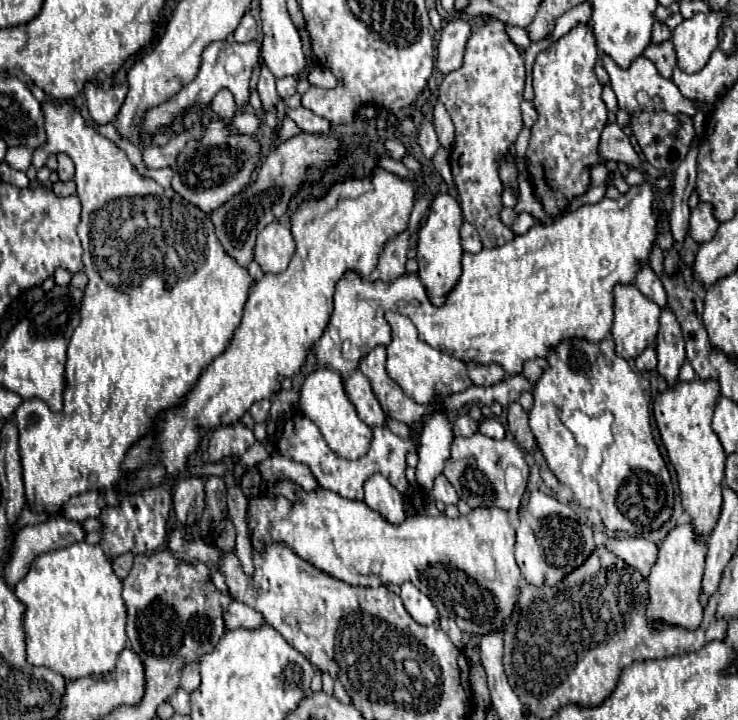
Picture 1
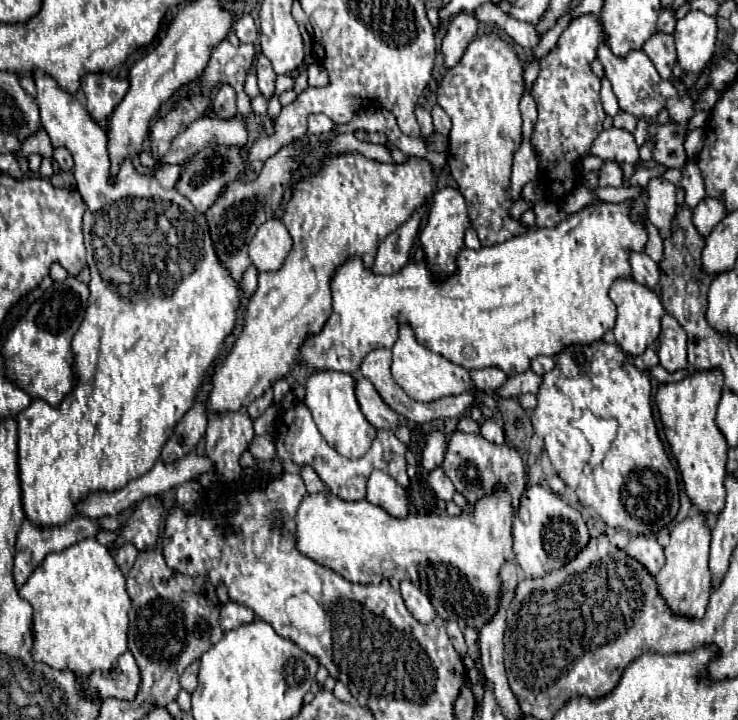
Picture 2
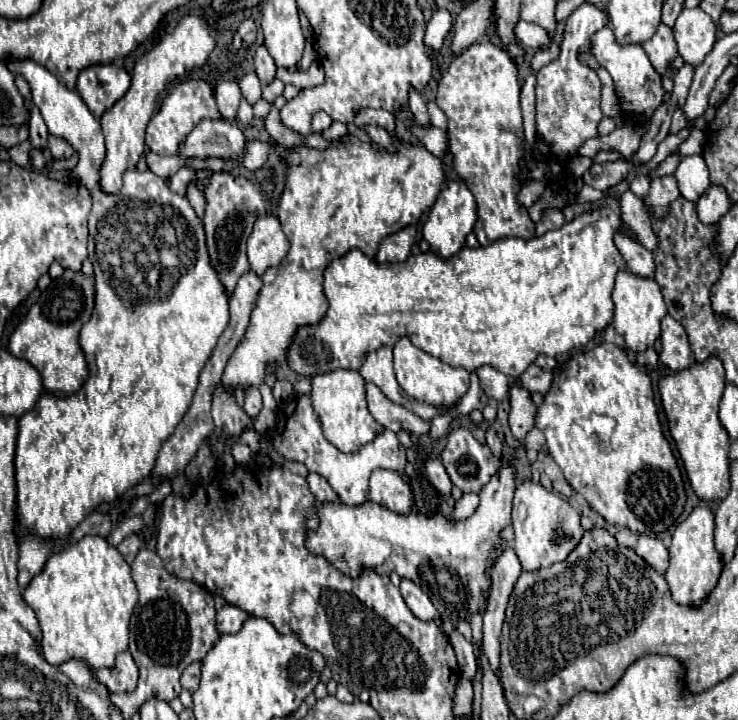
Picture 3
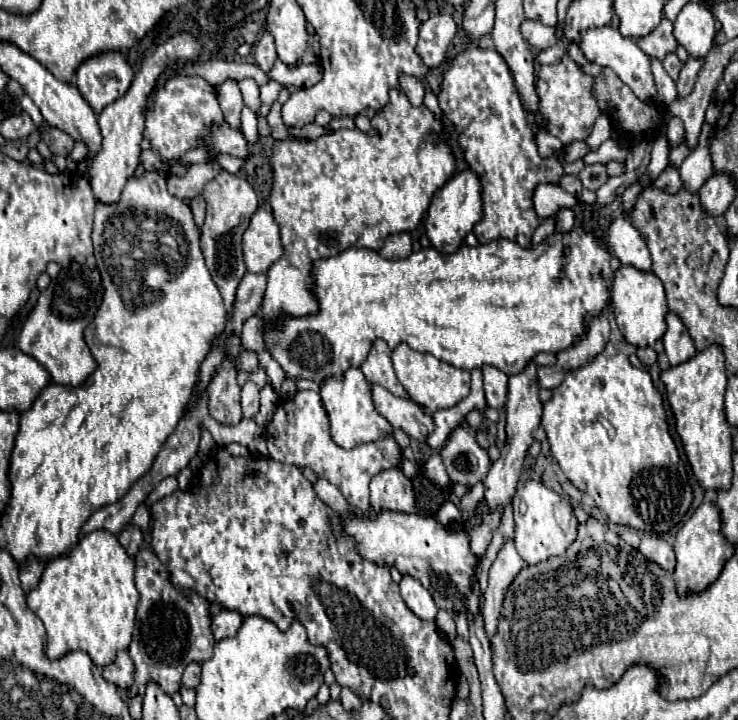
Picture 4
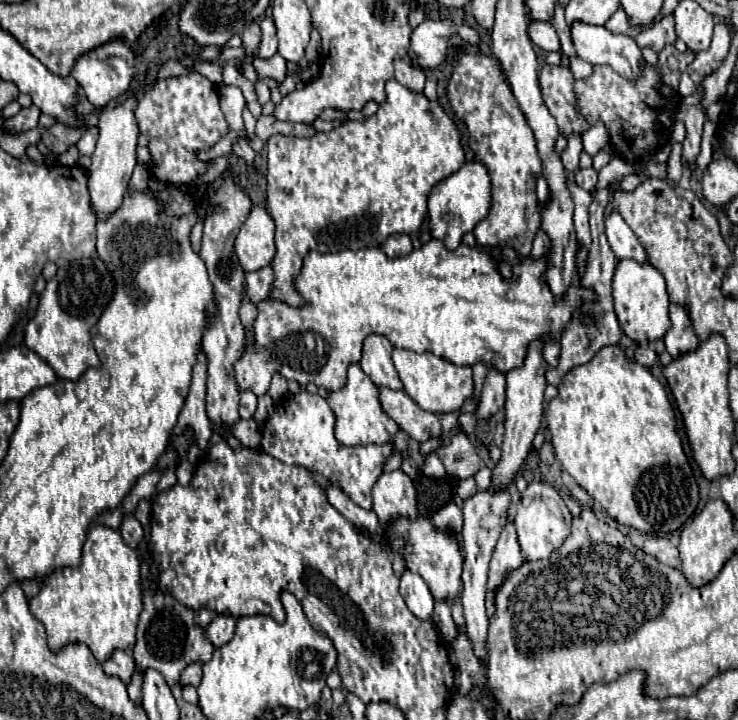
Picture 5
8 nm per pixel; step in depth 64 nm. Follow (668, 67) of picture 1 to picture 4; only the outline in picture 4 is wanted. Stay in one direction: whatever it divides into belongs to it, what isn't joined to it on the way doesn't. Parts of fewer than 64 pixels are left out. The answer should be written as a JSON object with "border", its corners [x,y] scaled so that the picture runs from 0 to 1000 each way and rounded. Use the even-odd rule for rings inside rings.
{"border":[[[897,25],[897,31],[878,50],[870,50],[864,56],[864,64],[878,78],[886,78],[892,83],[897,83],[905,72],[913,72],[919,58],[916,58],[916,53],[911,47],[911,31],[905,25]]]}

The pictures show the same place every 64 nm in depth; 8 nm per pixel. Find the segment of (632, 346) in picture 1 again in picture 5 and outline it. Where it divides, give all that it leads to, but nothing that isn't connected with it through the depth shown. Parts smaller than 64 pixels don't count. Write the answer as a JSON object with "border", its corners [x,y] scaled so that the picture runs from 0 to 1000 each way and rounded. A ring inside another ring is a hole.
{"border":[[[840,361],[832,378],[832,428],[835,439],[840,444],[840,453],[846,464],[864,478],[886,475],[902,464],[902,458],[911,453],[905,444],[905,406],[902,406],[902,389],[900,383],[881,367],[881,364],[862,364],[862,361]]]}

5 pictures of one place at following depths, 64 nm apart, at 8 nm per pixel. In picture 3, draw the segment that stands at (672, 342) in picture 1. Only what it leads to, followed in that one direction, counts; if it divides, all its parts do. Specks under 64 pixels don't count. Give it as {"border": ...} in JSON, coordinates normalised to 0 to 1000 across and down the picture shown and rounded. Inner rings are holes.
{"border":[[[908,436],[900,439],[900,444],[897,444],[897,467],[894,467],[894,472],[897,472],[894,500],[911,517],[927,514],[940,503],[930,458]]]}

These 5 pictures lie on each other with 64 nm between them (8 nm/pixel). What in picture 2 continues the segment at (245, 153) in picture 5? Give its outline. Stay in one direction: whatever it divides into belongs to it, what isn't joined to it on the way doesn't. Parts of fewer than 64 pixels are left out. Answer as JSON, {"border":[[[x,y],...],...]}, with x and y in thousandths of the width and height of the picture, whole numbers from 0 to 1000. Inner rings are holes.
{"border":[[[320,161],[312,167],[298,164],[271,164],[260,169],[241,192],[236,192],[233,206],[225,217],[211,219],[203,208],[195,208],[190,214],[190,225],[198,233],[209,233],[214,222],[222,222],[225,228],[247,228],[255,222],[255,217],[263,217],[271,211],[271,206],[279,203],[306,203],[306,206],[331,206],[336,192],[333,169]]]}

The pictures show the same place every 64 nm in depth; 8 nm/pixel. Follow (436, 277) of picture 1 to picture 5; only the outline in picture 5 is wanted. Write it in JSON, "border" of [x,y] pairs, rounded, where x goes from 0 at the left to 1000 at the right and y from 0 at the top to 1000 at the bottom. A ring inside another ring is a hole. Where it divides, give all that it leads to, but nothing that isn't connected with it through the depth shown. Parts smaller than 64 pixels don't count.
{"border":[[[650,222],[631,225],[623,236],[593,253],[580,278],[580,300],[585,328],[599,333],[607,347],[615,347],[631,322],[640,322],[642,314],[659,303],[667,281],[667,256],[661,244],[661,233]]]}

